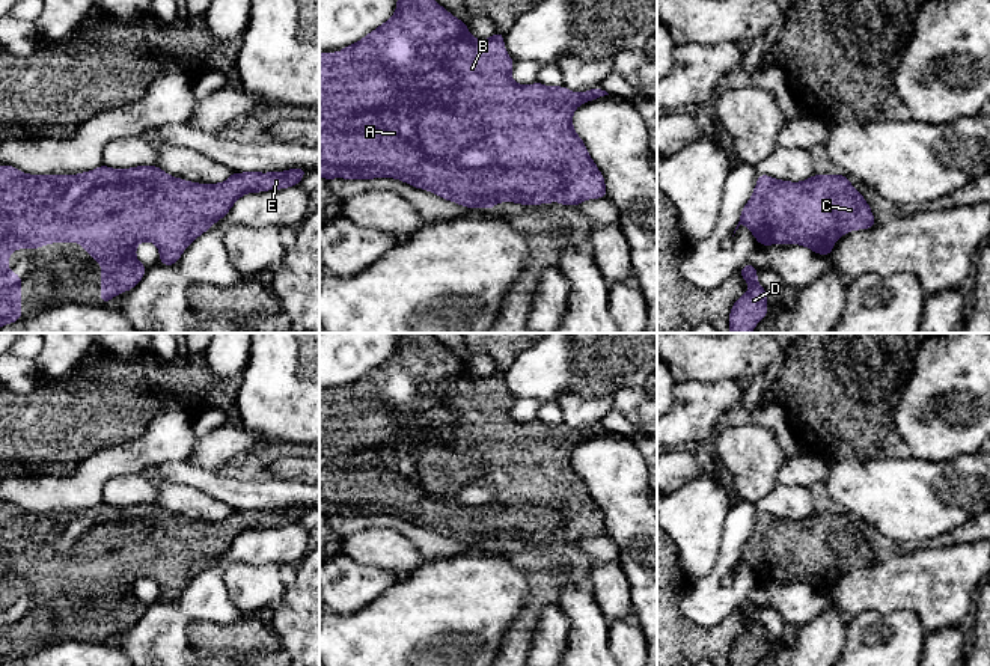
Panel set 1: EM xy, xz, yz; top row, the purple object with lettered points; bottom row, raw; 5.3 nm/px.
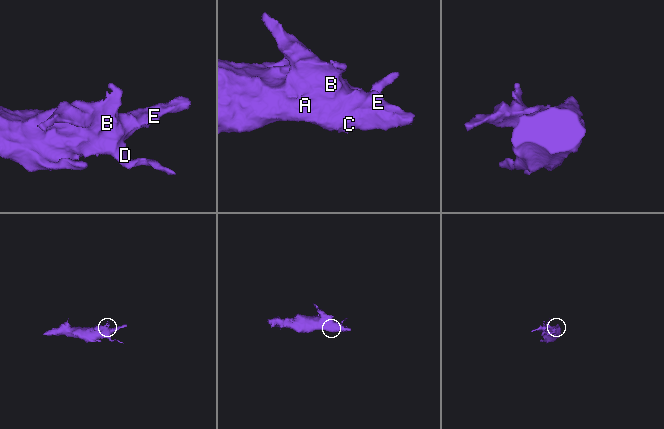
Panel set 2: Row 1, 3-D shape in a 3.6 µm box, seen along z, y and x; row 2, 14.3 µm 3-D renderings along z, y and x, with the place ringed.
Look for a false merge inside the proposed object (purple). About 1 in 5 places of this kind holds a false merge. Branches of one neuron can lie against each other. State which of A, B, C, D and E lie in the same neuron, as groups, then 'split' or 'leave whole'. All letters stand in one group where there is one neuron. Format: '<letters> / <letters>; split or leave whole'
A B C D E; leave whole

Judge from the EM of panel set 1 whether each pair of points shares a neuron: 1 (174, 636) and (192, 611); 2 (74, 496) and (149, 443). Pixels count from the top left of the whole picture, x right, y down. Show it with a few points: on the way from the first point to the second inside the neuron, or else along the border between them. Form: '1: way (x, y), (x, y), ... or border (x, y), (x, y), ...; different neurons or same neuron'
1: way (174, 630), (186, 617); same neuron
2: way (92, 478), (107, 463), (131, 457); same neuron

